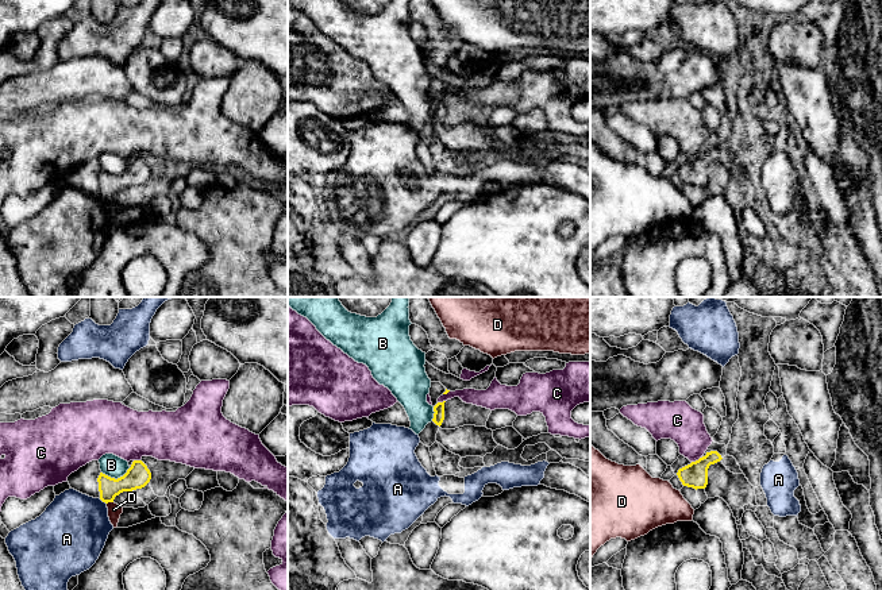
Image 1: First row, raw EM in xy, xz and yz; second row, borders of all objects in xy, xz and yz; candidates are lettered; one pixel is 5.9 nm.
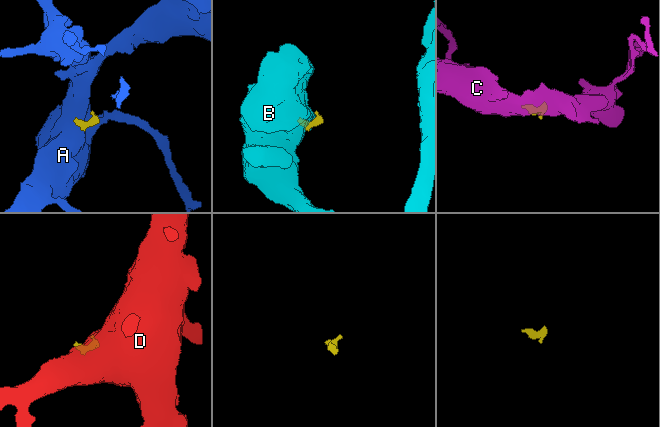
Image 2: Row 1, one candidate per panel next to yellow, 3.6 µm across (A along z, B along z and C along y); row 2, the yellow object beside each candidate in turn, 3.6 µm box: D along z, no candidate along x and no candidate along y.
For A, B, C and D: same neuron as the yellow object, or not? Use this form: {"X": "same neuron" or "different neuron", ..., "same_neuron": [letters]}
{"A": "different neuron", "B": "different neuron", "C": "different neuron", "D": "different neuron", "same_neuron": []}

